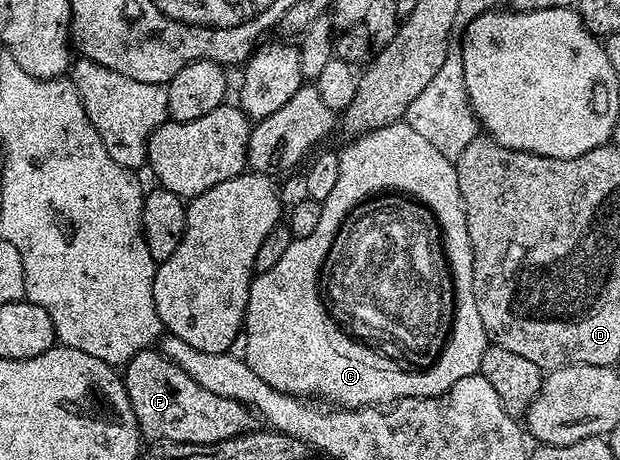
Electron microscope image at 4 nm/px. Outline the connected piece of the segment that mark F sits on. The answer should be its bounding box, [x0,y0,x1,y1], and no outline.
[122,347,256,444]

